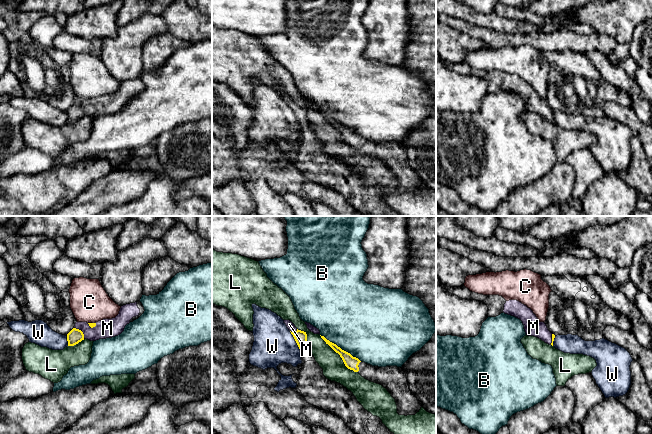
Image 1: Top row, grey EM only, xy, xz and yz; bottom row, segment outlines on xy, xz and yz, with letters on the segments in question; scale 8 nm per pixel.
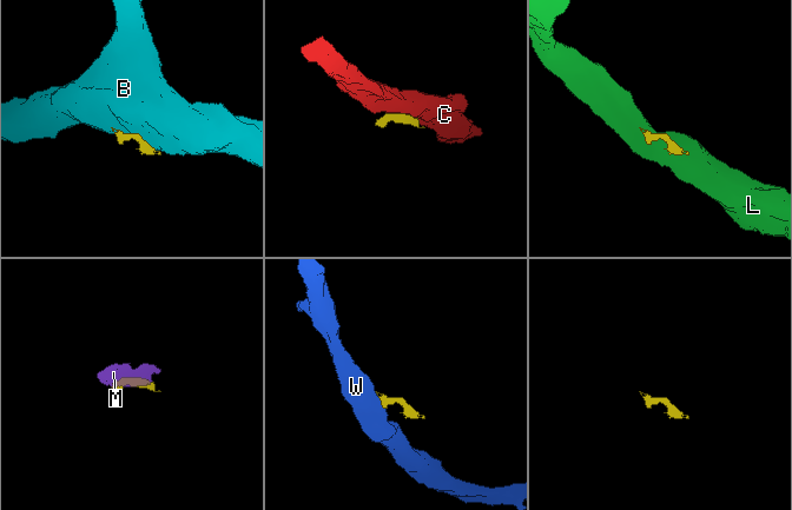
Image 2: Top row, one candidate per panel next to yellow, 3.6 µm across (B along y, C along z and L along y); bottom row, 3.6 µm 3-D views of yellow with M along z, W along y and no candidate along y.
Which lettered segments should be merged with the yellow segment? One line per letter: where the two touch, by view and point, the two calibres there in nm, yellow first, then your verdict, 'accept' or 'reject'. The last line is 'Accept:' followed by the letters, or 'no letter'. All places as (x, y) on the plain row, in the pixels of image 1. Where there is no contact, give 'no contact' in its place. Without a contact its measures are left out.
B: xz (339, 123) | 100/500 nm | reject
C: xy (91, 99) | 40/320 nm | reject
L: xz (340, 132) | 100/190 nm | reject
M: xy (81, 107) | 120/160 nm | accept
W: xz (296, 118) | 100/320 nm | reject
Accept: M

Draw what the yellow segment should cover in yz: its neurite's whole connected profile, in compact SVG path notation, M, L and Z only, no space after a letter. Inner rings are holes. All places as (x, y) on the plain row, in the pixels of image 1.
M465 62L448 63L448 68L466 76L478 76L488 83L488 93L496 93L505 89L520 95L524 101L526 111L534 112L553 122L555 111L552 110L544 98L540 98L533 87L517 76L506 77L499 71L483 71L470 67Z

